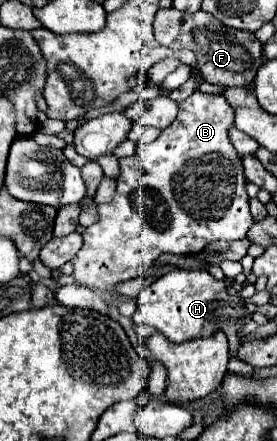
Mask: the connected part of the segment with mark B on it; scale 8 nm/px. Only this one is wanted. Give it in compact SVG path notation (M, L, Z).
M194 92L188 100L178 104L178 118L162 130L160 138L150 142L150 144L136 144L136 152L130 158L122 158L120 160L120 178L118 178L118 188L114 194L114 200L108 204L98 204L98 220L88 226L84 230L84 246L80 248L80 252L74 256L74 278L76 282L82 282L90 288L98 288L98 290L106 290L110 292L110 288L118 282L124 280L132 280L136 276L140 276L144 270L148 270L152 266L152 262L160 256L160 254L198 254L202 252L210 242L216 240L240 240L246 238L250 224L254 224L250 208L248 208L248 194L246 194L246 176L242 172L242 162L240 156L234 152L234 146L228 142L228 126L234 122L234 108L226 102L224 96L216 96L216 94L204 94L204 92Z

